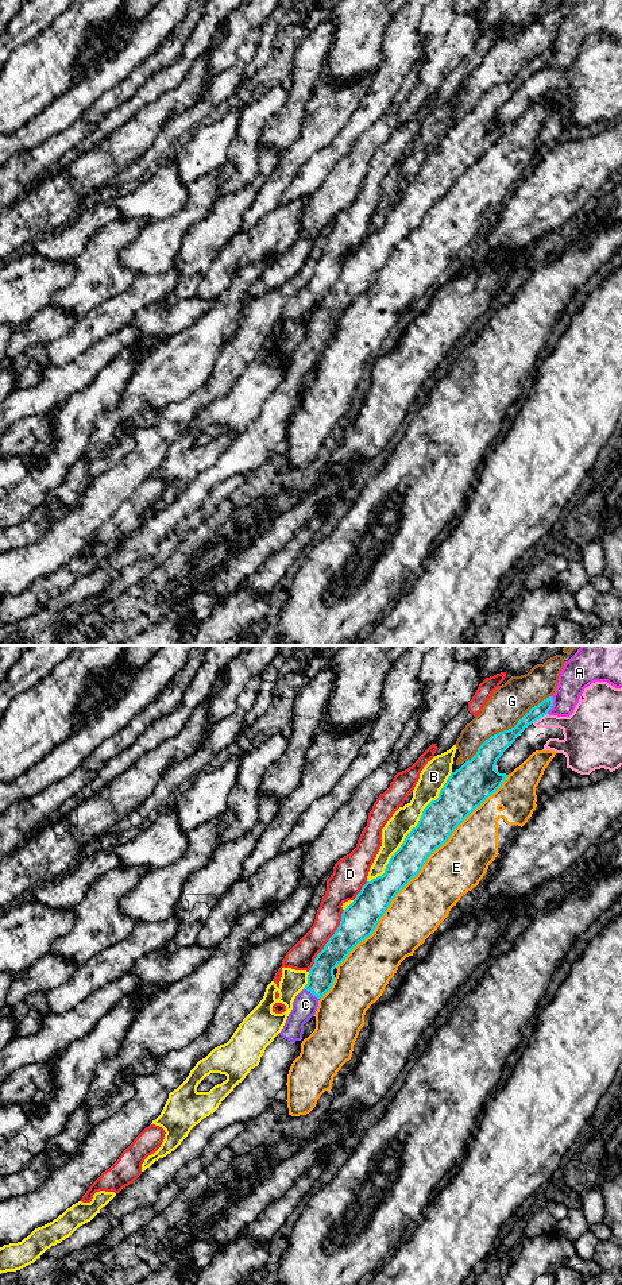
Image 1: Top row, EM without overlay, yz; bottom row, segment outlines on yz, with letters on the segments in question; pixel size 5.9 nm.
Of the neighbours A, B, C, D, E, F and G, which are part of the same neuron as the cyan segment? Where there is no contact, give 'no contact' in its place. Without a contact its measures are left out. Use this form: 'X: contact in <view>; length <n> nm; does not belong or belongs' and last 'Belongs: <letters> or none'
A: contact in yz; length 110 nm; does not belong
B: contact in yz; length 850 nm; does not belong
C: contact in yz; length 120 nm; belongs
D: contact in yz; length 420 nm; does not belong
E: contact in yz; length 1550 nm; does not belong
F: contact in yz; length 110 nm; does not belong
G: contact in yz; length 650 nm; does not belong
Belongs: C

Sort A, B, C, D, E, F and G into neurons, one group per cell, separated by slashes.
A / B / C / D / E / F / G

